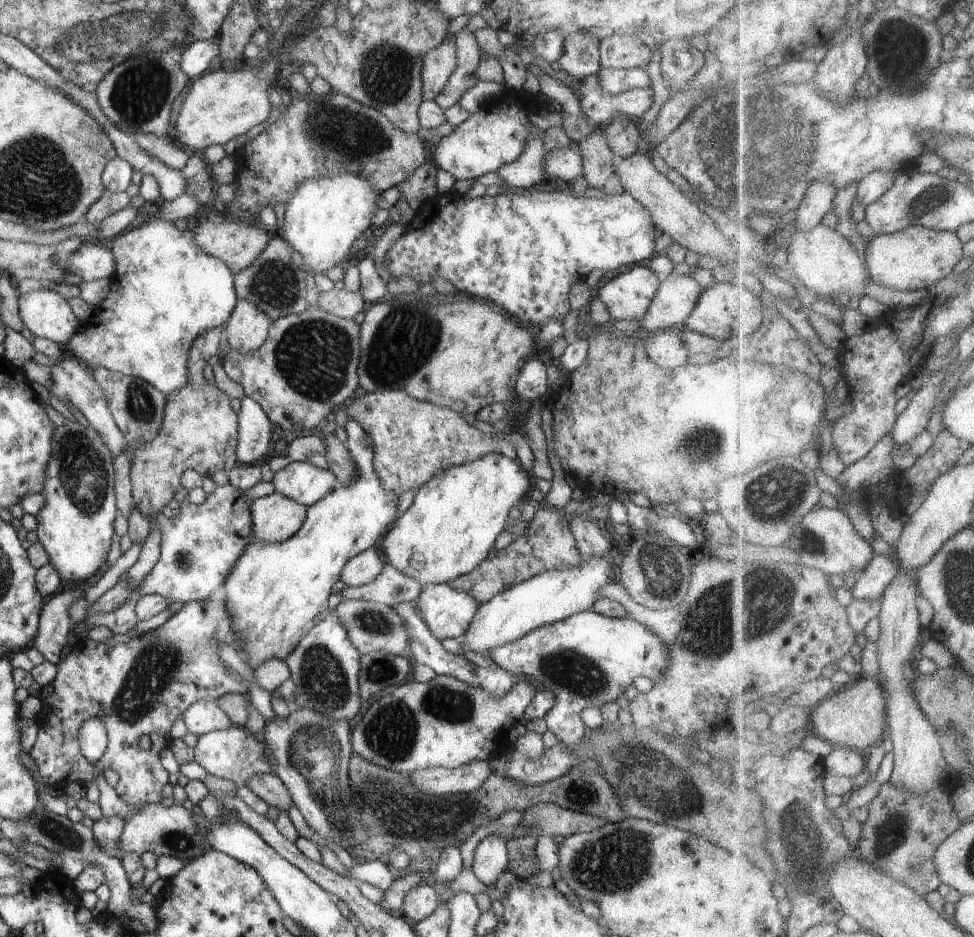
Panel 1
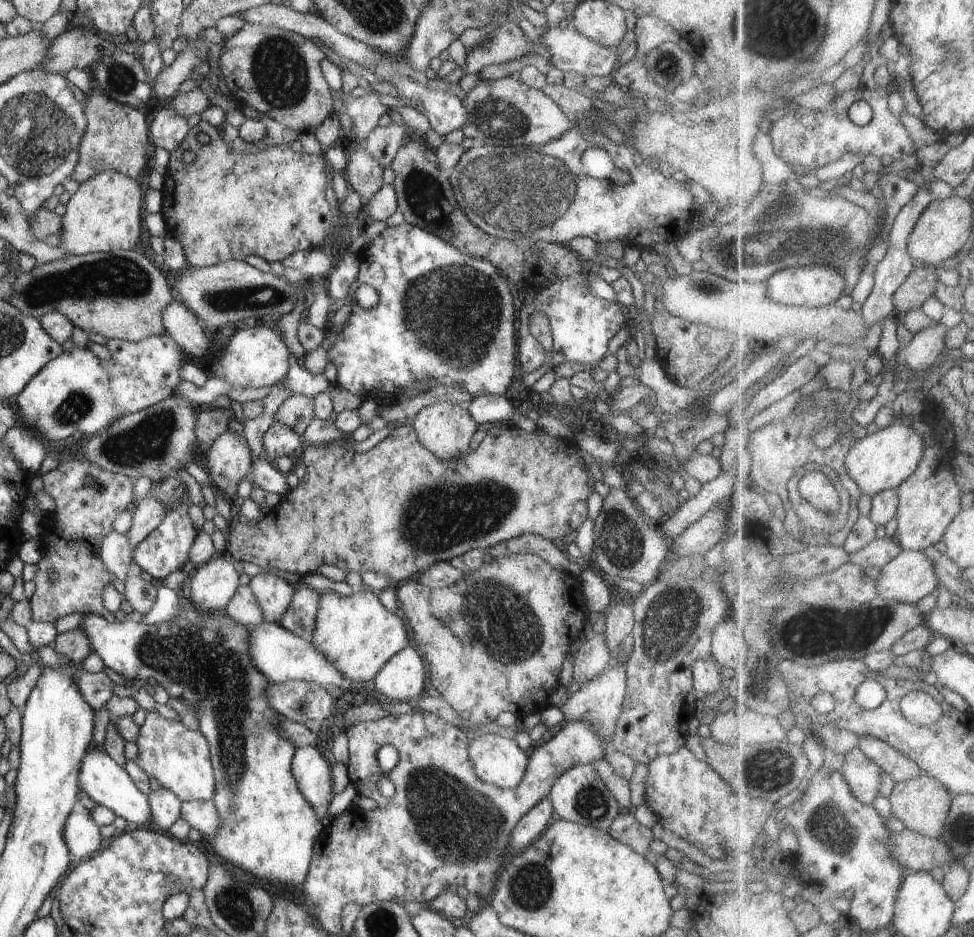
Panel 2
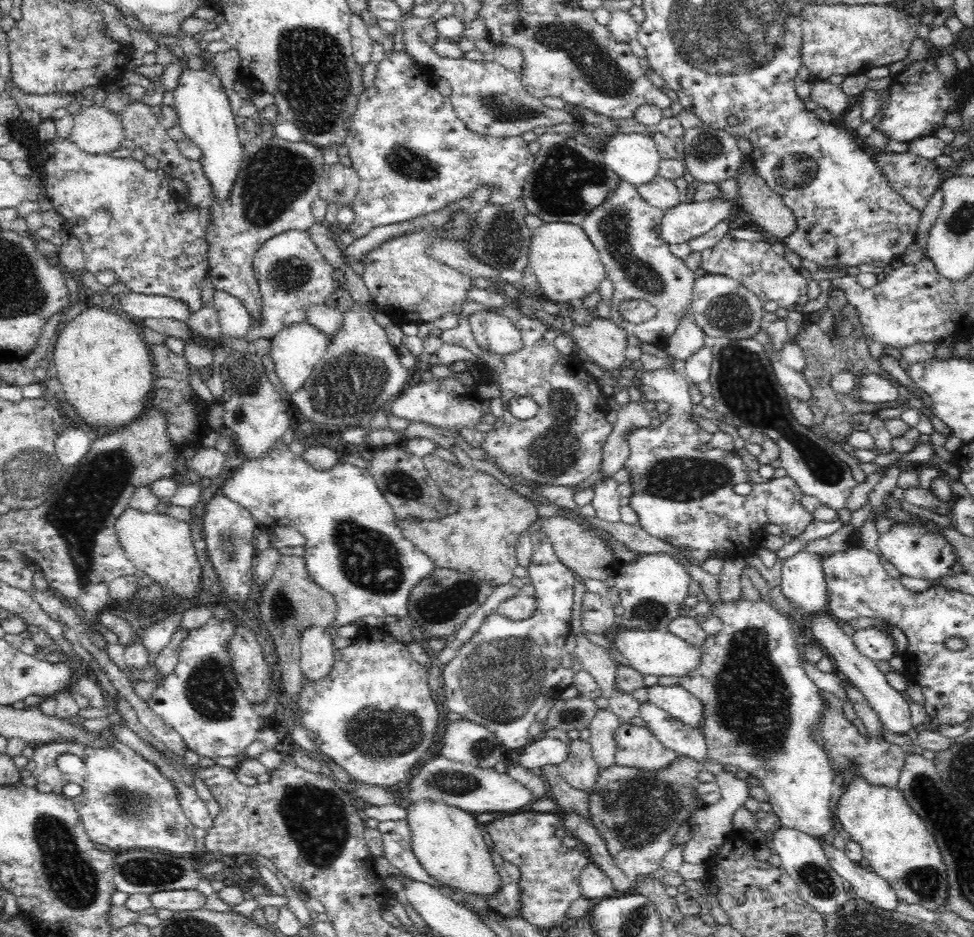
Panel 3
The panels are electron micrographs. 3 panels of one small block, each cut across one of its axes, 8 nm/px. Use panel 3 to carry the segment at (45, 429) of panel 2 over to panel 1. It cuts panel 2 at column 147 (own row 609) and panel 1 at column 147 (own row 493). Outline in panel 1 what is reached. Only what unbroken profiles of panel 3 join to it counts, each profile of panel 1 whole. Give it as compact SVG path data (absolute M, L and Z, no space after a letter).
M150 220L146 222L144 226L137 229L128 229L124 231L122 236L118 236L116 240L112 242L111 250L112 255L116 259L117 270L115 274L110 277L112 284L110 284L110 292L108 296L94 307L91 319L79 329L76 334L72 334L72 338L68 338L68 344L64 346L64 355L72 354L72 358L78 358L84 366L88 366L89 369L104 368L111 370L124 376L132 376L132 378L140 378L144 382L148 382L151 386L154 386L156 390L162 392L162 394L171 394L176 390L182 390L184 386L188 386L188 358L191 344L194 344L196 338L206 334L208 330L216 330L216 328L223 329L225 327L228 318L232 316L234 308L236 308L237 296L234 288L234 274L230 272L230 268L218 258L212 258L210 254L206 254L202 248L196 246L194 242L193 225L185 232L180 232L172 222L164 222L163 220Z

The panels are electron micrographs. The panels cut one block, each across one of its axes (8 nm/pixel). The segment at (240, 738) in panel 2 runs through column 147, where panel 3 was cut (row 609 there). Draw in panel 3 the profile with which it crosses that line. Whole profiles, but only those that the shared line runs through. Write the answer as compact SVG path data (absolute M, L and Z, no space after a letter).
M642 555L629 564L622 564L618 574L611 579L619 590L620 604L624 608L618 626L642 631L668 631L670 621L680 616L680 608L689 596L690 575L672 555Z

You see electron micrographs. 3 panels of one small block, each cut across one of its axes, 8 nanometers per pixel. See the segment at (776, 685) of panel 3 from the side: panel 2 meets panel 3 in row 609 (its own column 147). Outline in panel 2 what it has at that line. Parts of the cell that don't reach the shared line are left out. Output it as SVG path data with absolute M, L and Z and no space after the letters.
M156 710L148 711L140 727L140 736L134 743L138 747L138 754L132 762L140 766L148 778L156 779L164 790L170 790L182 802L212 799L216 788L214 769L208 740L199 729L189 729L182 721L167 719Z

